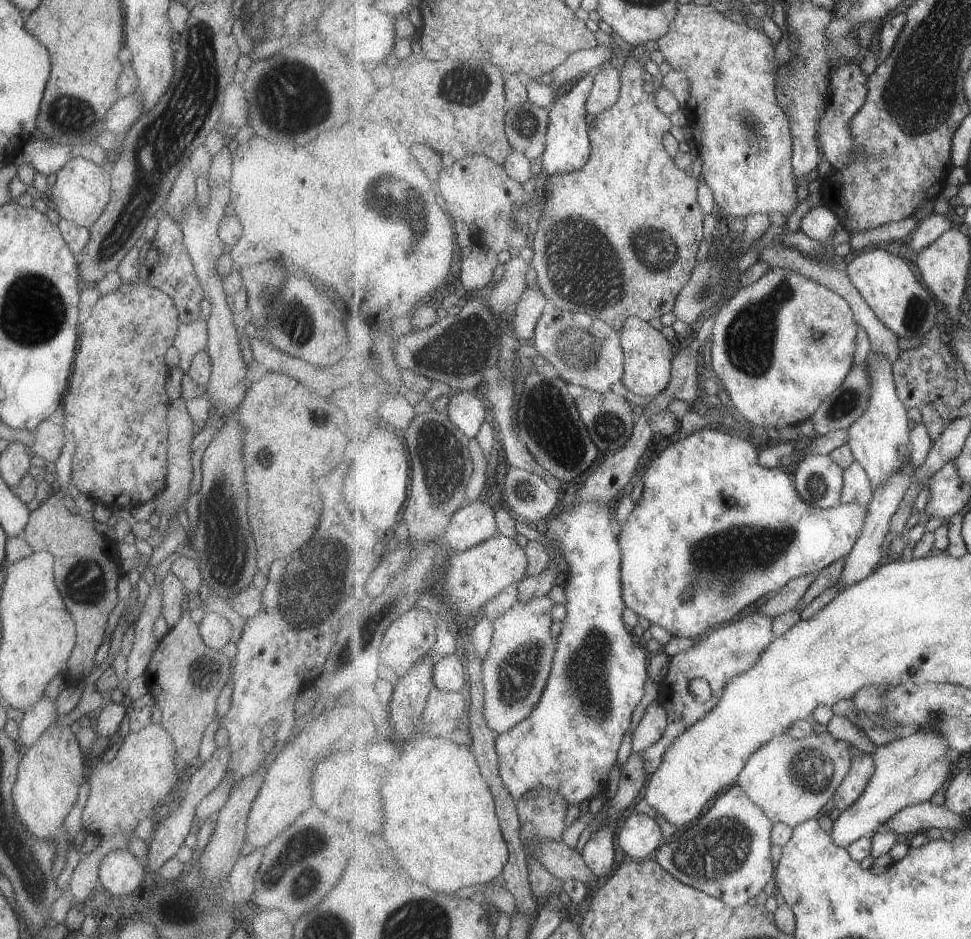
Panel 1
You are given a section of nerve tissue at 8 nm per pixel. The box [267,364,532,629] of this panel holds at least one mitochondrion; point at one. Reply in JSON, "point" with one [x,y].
{"point":[439,461]}

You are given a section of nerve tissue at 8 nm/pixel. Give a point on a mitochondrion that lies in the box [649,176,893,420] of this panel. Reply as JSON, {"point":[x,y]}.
{"point":[748,341]}

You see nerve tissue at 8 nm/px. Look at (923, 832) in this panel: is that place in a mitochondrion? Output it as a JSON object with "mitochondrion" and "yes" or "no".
{"mitochondrion":"no"}

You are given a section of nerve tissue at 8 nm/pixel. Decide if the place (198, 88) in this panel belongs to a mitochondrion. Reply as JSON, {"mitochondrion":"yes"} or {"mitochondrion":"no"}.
{"mitochondrion":"yes"}

